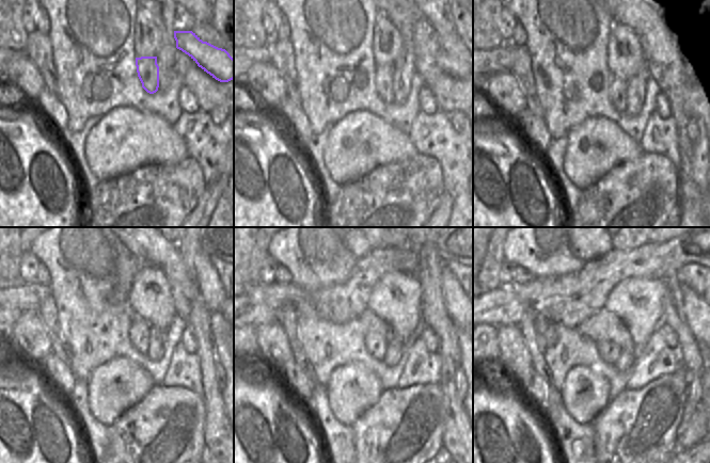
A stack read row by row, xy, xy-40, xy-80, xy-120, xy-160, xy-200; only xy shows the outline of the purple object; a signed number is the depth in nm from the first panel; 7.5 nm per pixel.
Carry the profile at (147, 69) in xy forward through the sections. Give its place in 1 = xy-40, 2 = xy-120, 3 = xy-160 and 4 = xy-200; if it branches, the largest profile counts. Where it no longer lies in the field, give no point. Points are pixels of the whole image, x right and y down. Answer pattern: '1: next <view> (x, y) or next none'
1: next xy-40 (384, 75)
2: next xy-120 (139, 331)
3: next xy-160 (378, 342)
4: next xy-200 (615, 348)

